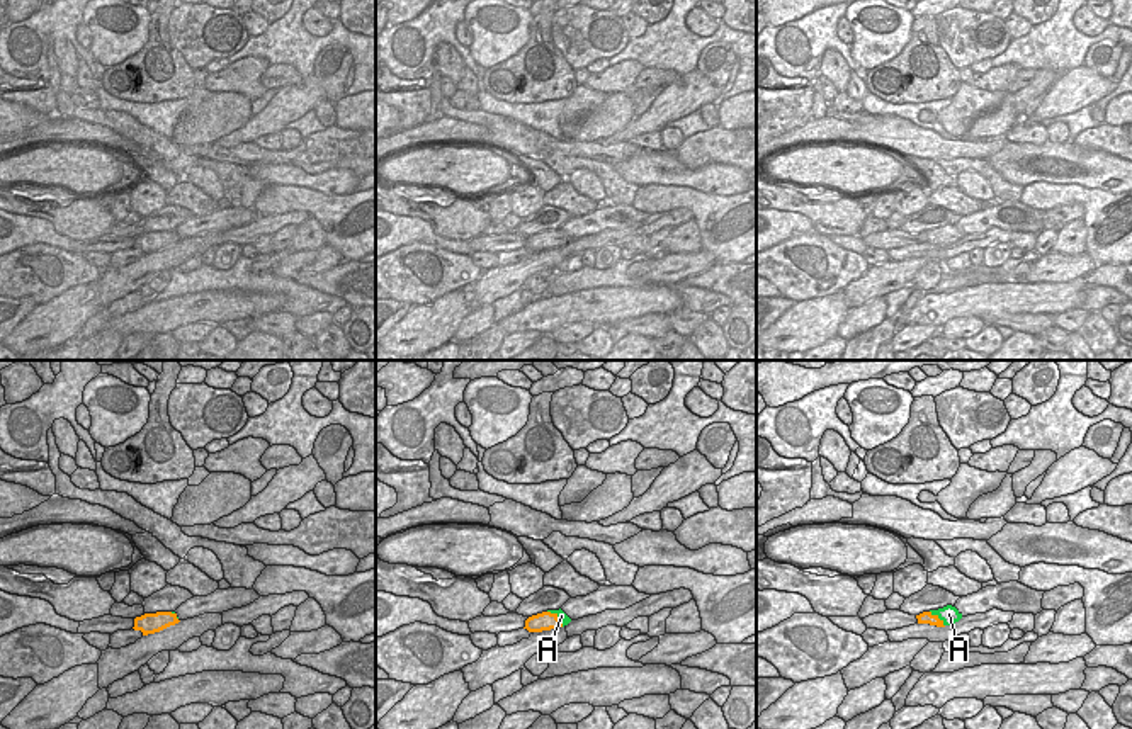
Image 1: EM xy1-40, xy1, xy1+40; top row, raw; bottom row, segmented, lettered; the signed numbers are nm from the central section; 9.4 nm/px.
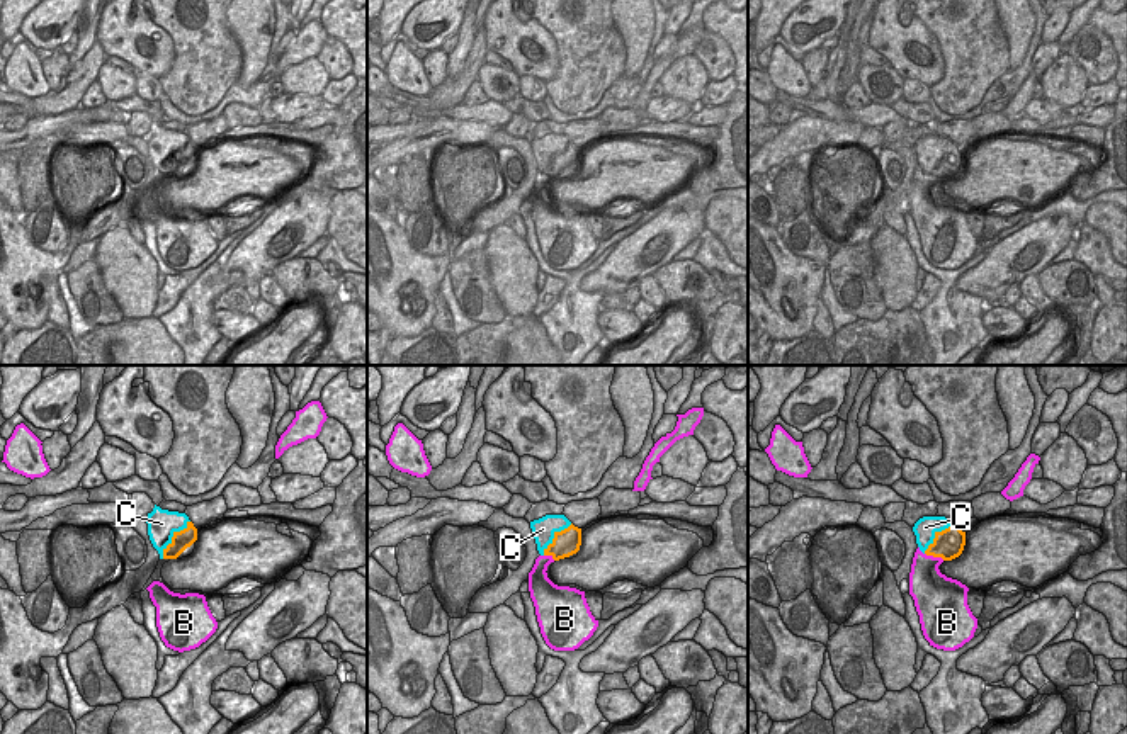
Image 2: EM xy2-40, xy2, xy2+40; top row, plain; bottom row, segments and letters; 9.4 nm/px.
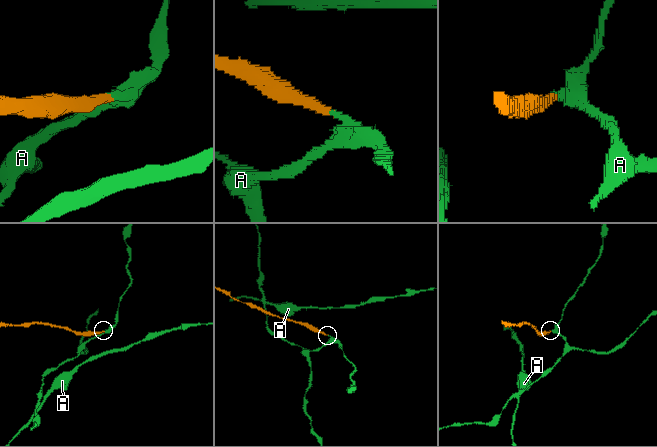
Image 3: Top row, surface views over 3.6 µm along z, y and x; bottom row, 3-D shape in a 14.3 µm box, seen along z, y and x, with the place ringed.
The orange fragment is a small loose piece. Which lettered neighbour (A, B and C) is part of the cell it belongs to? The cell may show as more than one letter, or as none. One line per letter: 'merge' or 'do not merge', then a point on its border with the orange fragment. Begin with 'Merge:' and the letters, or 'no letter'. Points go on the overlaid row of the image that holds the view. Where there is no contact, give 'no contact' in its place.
Merge: C
A: do not merge | xy1+40 (939, 619)
B: do not merge | xy2+40 (935, 556)
C: merge | xy2-40 (172, 537)

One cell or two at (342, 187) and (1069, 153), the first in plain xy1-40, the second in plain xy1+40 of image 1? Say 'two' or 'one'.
one

